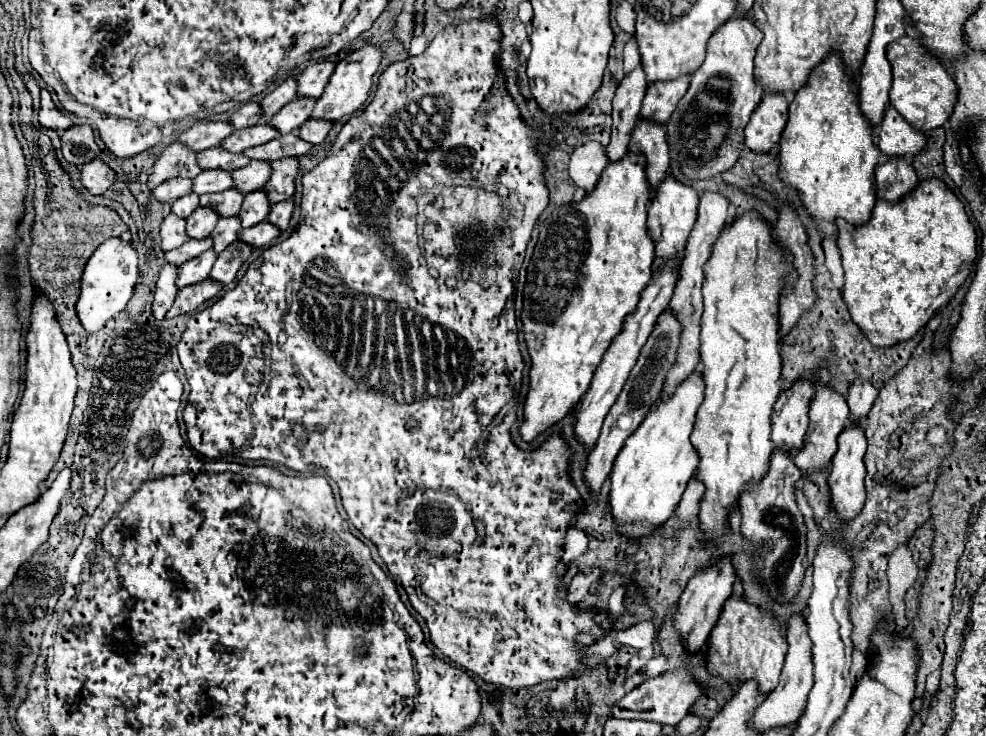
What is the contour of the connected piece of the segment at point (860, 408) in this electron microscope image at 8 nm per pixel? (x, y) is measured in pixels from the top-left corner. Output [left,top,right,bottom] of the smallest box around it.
[848,381,878,423]

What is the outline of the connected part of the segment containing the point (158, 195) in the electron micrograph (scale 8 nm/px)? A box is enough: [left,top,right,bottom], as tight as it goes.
[152,177,192,203]

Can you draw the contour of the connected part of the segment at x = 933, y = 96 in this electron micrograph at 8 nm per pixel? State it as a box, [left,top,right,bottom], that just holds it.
[886,35,958,131]

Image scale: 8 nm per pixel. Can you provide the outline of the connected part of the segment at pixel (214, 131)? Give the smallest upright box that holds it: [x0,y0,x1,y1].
[178,121,232,153]

